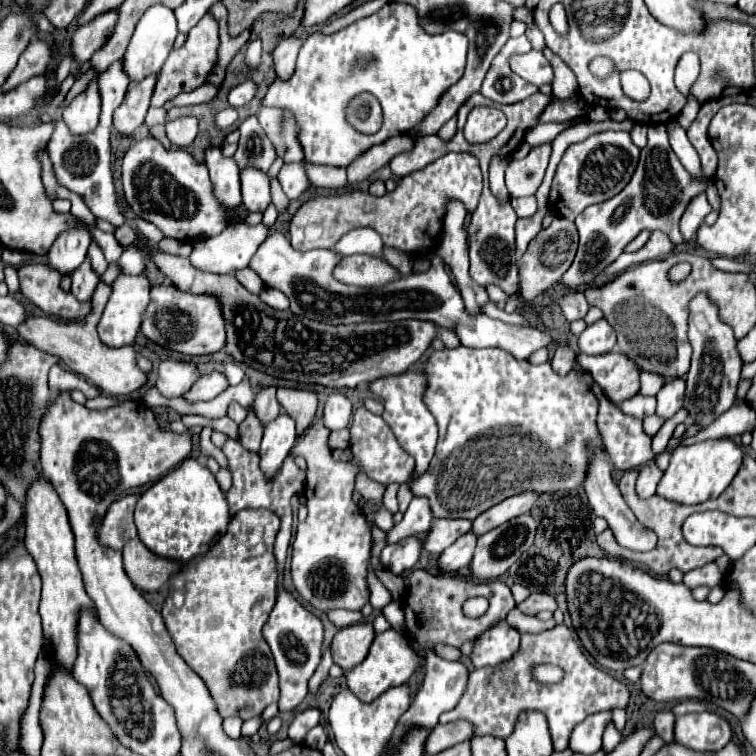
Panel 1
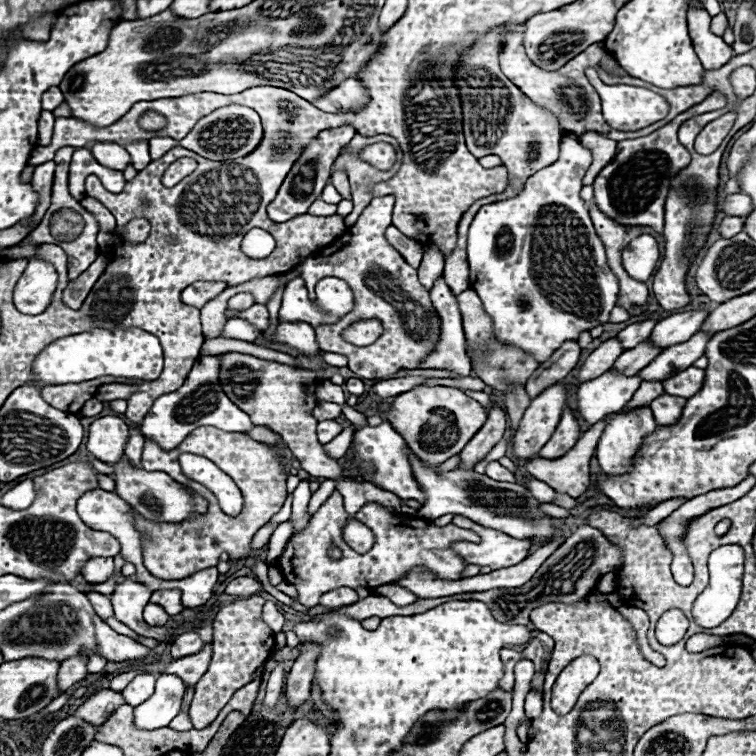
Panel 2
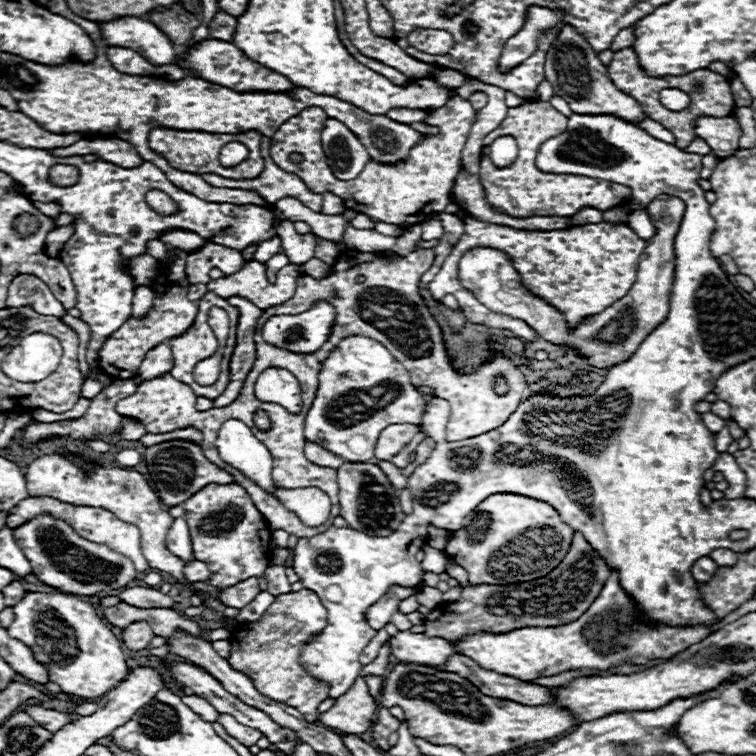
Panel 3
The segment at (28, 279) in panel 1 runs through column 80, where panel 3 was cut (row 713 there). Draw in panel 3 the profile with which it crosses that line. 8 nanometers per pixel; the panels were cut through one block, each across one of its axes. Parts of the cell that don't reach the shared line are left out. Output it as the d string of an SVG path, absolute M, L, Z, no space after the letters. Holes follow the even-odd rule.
M306 588L300 592L280 594L260 620L238 624L238 628L230 632L228 638L232 644L232 652L228 658L230 666L238 668L238 672L246 672L246 676L250 676L252 684L264 696L284 702L296 708L308 722L316 722L318 704L328 698L330 684L310 676L298 660L308 640L318 632L322 632L324 626L326 626L326 608L322 606L318 594Z

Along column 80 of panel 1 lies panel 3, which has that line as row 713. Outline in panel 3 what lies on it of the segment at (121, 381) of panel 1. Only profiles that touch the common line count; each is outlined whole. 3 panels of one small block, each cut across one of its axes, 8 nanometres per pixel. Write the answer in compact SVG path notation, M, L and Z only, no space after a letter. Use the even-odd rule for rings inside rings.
M358 678L350 686L350 690L336 700L334 708L318 716L318 722L322 722L326 728L364 734L366 730L372 728L376 720L376 710L378 710L378 704L370 696L366 682Z

